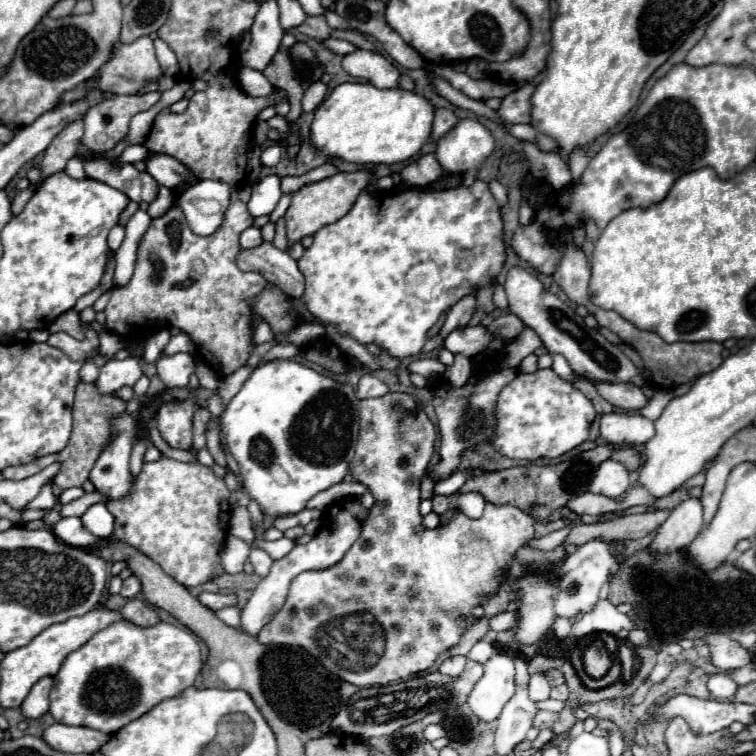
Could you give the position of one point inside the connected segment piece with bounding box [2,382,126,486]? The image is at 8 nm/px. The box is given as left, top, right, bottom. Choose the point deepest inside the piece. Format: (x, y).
(93, 414)

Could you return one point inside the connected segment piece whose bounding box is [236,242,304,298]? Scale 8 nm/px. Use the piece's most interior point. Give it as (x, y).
(278, 267)

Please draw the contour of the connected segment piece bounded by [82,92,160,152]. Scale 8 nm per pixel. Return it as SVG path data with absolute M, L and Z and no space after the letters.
M148 92L144 96L114 96L92 106L84 116L82 144L96 152L114 148L128 136L132 116L150 110L158 100L160 92Z

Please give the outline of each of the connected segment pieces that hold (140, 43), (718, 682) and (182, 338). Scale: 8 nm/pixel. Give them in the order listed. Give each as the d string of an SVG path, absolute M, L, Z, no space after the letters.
M142 36L132 44L120 44L108 64L100 68L100 88L112 94L138 94L162 76L154 42Z
M718 672L718 674L710 674L708 690L716 700L732 700L738 690L738 684L732 678L728 678L724 672Z
M184 332L172 336L172 340L168 342L168 346L164 348L164 354L166 354L166 356L178 354L178 352L194 352L194 344L192 344L190 336L184 334Z

